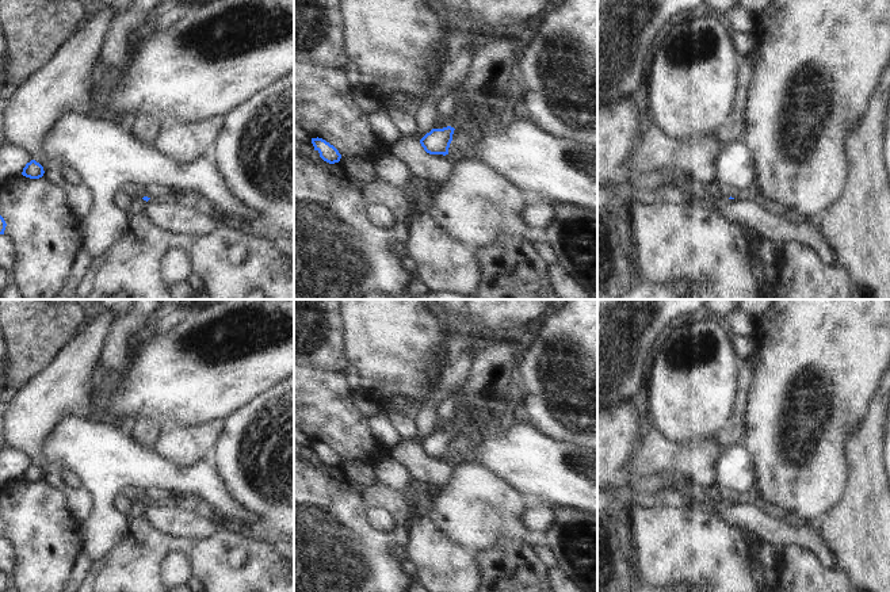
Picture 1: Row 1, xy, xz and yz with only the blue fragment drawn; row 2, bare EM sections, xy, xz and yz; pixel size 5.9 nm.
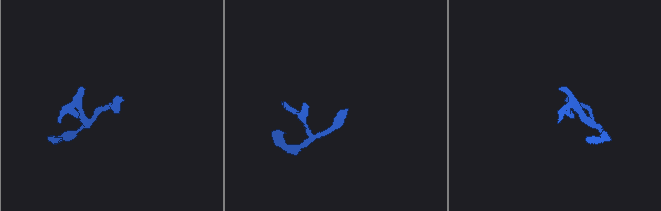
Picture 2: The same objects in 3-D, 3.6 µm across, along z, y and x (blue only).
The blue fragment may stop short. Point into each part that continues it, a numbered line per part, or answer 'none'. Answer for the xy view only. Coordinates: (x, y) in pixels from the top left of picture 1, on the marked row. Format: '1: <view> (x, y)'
1: xy (155, 190)

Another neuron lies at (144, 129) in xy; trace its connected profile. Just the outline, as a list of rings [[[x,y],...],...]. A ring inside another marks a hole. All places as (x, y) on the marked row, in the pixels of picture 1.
[[[141,115],[126,123],[130,134],[140,142],[150,145],[160,130],[160,119]]]

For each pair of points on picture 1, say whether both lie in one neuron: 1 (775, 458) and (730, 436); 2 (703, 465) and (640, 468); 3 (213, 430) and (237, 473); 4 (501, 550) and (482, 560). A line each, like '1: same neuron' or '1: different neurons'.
1: different neurons
2: same neuron
3: different neurons
4: same neuron

